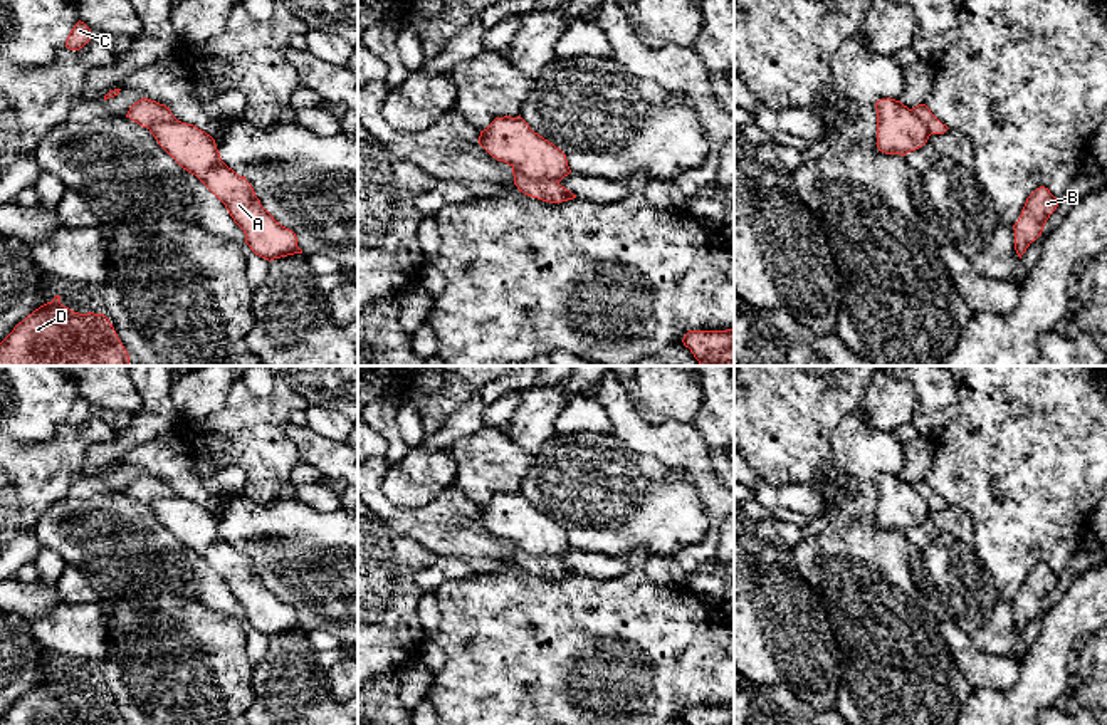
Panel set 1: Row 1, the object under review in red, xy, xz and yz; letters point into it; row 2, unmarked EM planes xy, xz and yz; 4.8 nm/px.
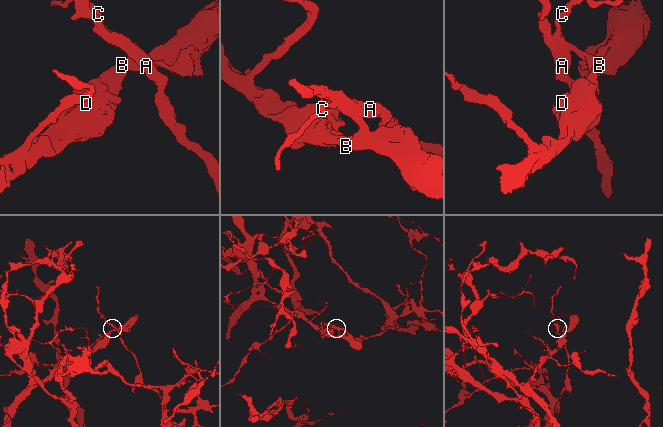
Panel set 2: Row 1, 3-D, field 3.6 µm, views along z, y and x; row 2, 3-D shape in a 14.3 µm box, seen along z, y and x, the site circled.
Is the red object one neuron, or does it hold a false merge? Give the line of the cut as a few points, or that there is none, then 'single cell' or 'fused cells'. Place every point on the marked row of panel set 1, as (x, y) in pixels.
cut xz (513, 166), (528, 177), (558, 183); fused cells

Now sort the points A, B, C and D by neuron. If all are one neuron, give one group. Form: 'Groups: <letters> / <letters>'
Groups: A / B C D

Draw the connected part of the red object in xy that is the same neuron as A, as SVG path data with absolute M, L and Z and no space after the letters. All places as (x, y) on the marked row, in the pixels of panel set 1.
M178 119L148 129L183 170L195 175L225 205L255 255L270 262L302 253L296 233L275 222L245 176L222 161L210 134Z

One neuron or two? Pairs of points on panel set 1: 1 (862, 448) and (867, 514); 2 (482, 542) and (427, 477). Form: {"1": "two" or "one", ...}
{"1": "one", "2": "two"}

